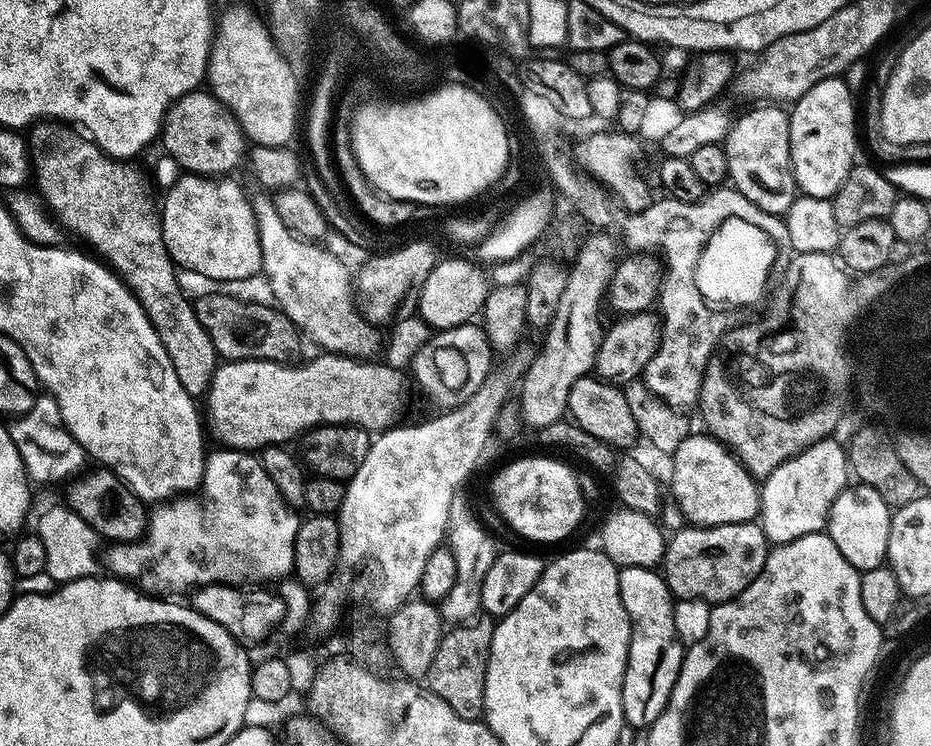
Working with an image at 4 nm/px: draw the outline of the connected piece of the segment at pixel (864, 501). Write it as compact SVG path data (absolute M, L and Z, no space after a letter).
M856 482L843 488L830 506L826 534L842 550L842 558L850 562L860 572L881 567L888 559L888 539L892 525L893 509L870 486Z

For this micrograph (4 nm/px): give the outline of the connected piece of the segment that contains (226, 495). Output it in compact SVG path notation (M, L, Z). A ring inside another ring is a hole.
M221 447L204 458L204 477L195 494L181 494L157 503L148 516L143 536L131 542L116 542L108 552L107 571L131 582L148 594L191 593L207 584L243 585L243 580L280 580L292 572L294 542L301 517L282 498L278 486L266 474L259 455Z

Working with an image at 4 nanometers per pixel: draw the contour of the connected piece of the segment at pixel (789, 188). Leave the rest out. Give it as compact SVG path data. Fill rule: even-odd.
M752 106L749 112L744 112L740 117L731 121L728 136L723 142L728 167L728 180L731 187L736 188L755 206L772 215L783 217L796 201L798 189L796 179L792 173L792 159L790 158L790 122L789 113L780 106Z

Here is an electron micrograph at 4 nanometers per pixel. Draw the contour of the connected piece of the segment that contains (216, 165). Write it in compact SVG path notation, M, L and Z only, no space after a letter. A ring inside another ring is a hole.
M211 91L188 92L168 107L164 123L160 125L159 139L174 163L188 174L223 177L246 156L246 137L240 123L232 117L226 105L220 103Z

